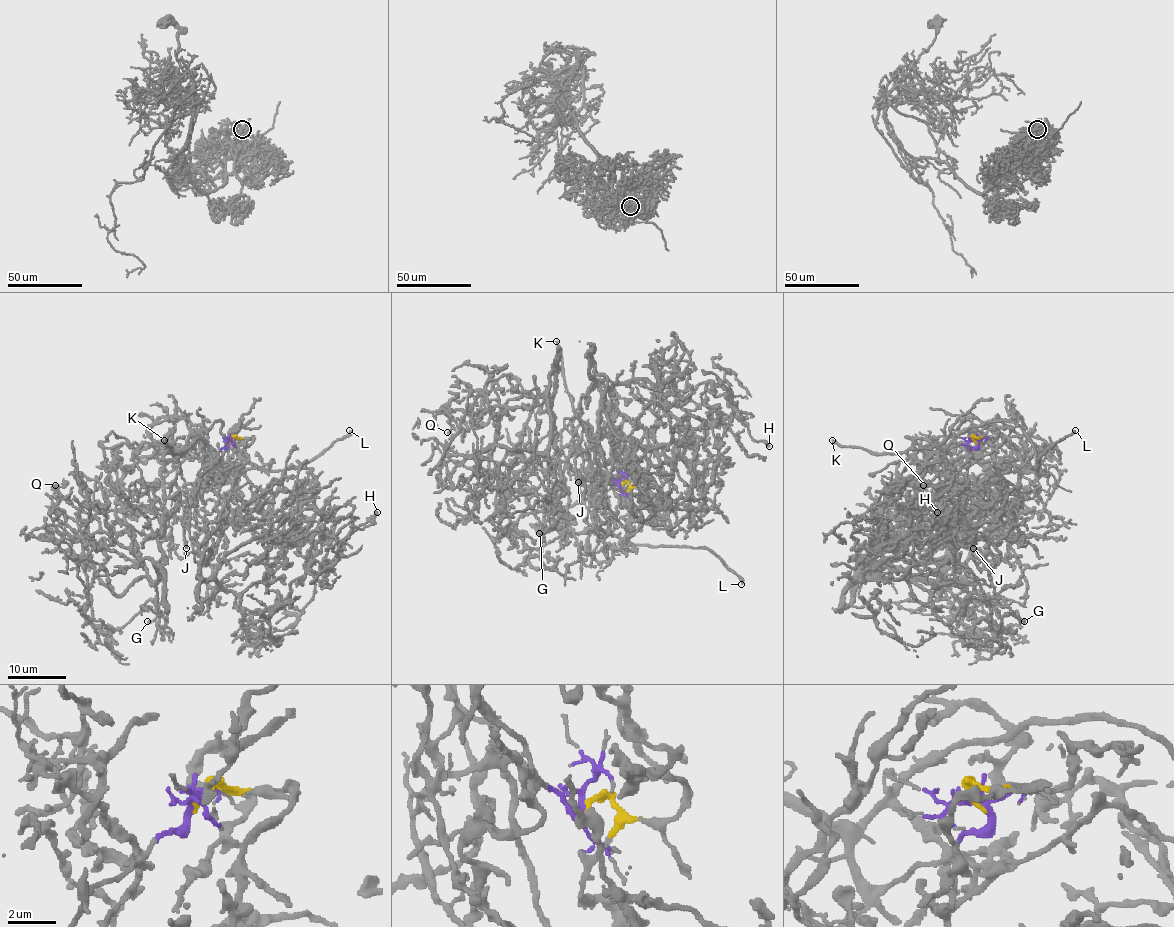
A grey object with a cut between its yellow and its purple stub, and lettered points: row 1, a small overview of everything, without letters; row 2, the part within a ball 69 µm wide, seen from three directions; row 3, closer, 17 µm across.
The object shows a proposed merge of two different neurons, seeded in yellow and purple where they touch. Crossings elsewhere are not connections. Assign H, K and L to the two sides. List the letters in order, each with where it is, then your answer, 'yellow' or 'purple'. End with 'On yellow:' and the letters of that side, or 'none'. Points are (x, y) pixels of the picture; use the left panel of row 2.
H: (377, 512) | yellow
K: (164, 440) | purple
L: (349, 430) | purple
On yellow: H

